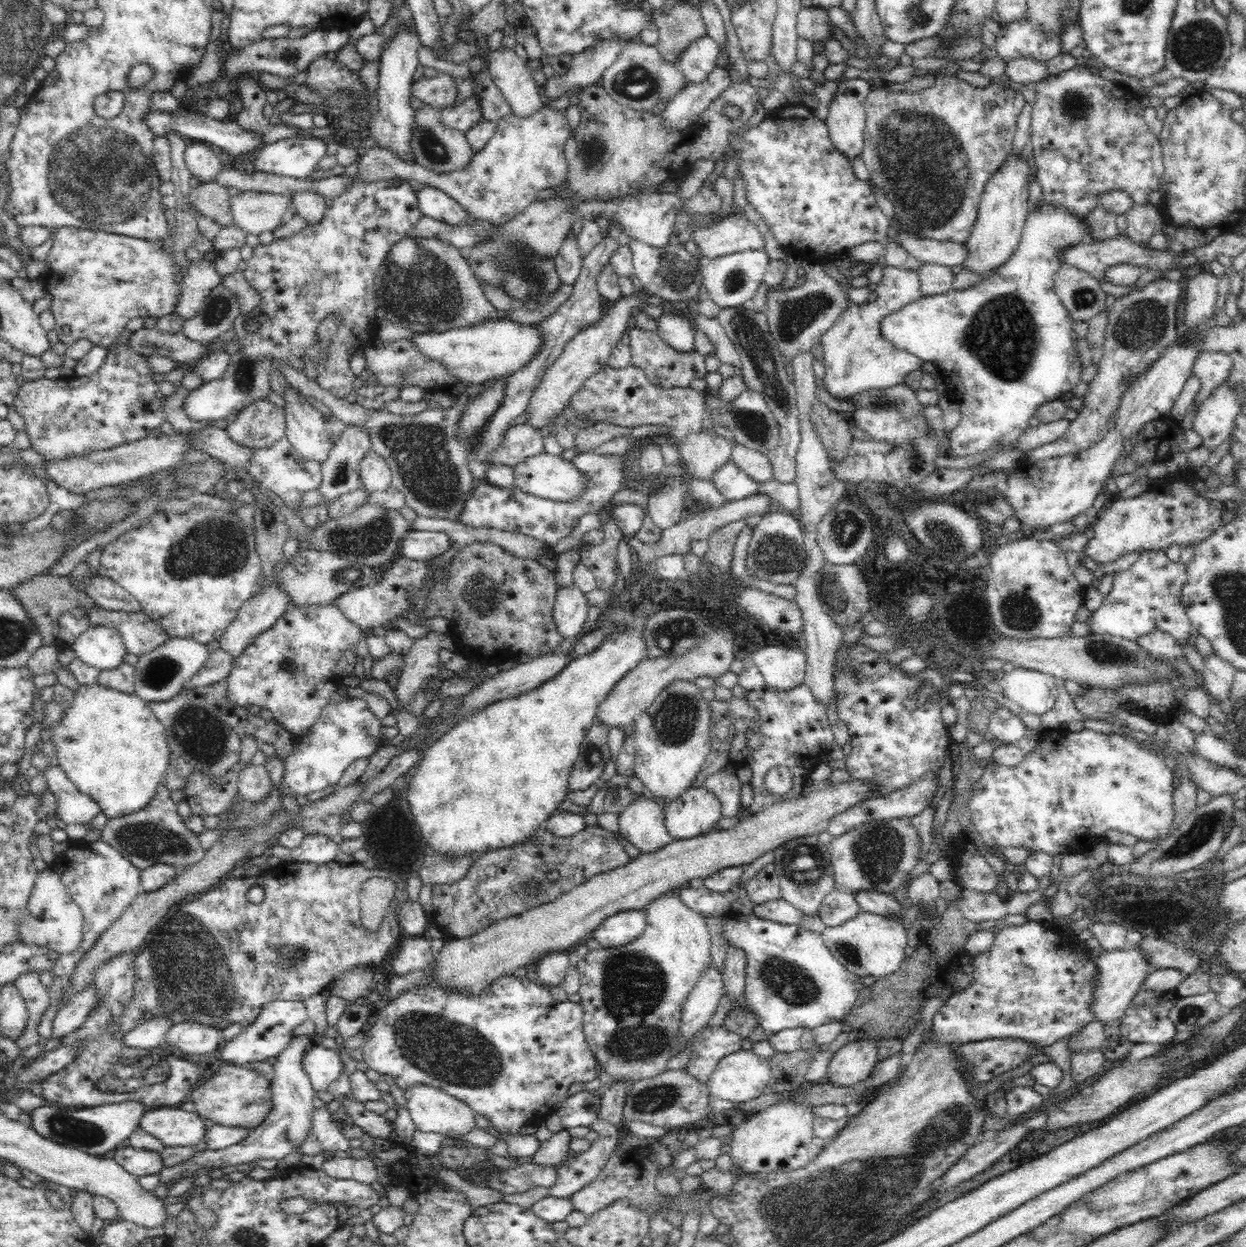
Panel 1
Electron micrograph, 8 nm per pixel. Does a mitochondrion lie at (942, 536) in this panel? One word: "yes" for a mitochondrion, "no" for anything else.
yes

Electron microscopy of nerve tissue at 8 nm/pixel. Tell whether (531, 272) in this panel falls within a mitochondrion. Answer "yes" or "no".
yes

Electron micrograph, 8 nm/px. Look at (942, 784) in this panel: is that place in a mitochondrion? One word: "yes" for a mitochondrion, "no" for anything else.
no

